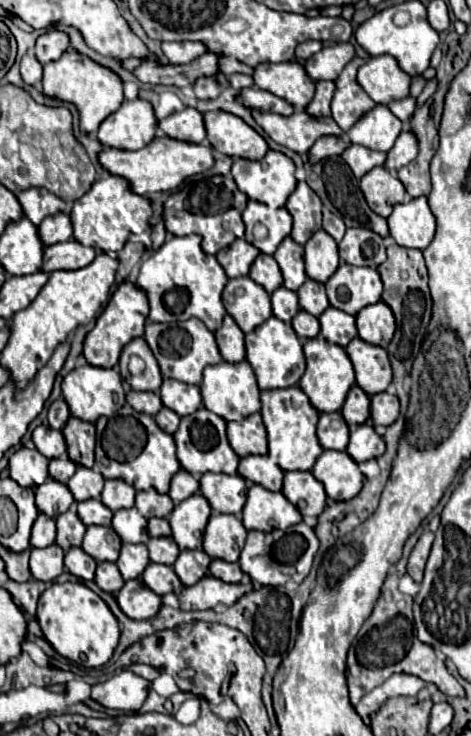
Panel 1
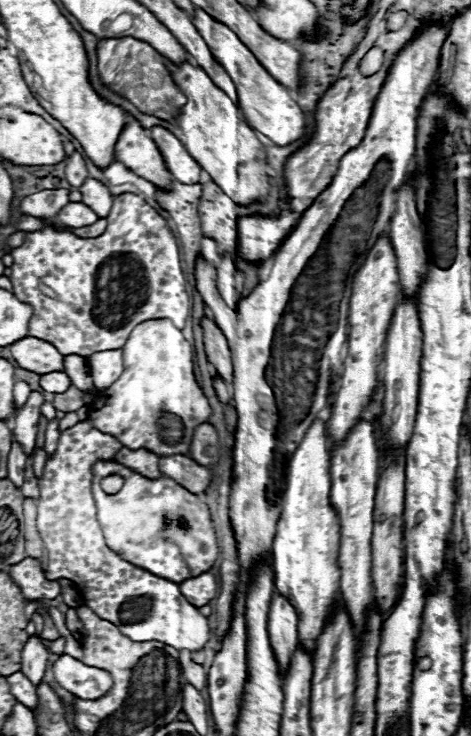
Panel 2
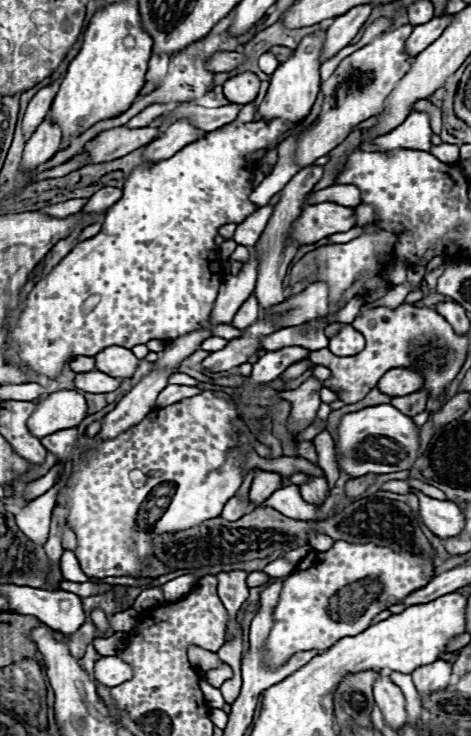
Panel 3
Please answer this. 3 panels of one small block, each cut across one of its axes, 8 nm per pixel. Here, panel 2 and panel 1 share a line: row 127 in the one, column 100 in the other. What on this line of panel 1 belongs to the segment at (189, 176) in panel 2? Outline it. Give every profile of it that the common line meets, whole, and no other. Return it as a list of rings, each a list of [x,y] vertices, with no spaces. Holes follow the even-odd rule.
[[[160,134],[148,146],[144,146],[140,150],[104,148],[100,152],[100,162],[112,174],[126,178],[130,182],[130,188],[136,194],[148,194],[148,192],[176,190],[184,178],[190,178],[194,174],[202,174],[202,172],[210,170],[214,166],[214,156],[212,156],[210,146],[194,144],[194,142],[182,142],[182,140],[174,140],[166,134]]]

